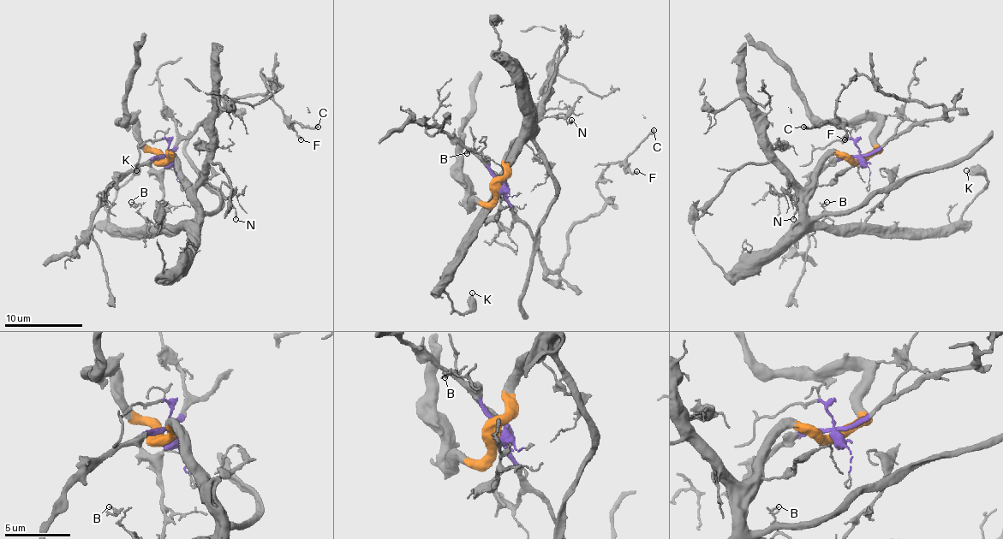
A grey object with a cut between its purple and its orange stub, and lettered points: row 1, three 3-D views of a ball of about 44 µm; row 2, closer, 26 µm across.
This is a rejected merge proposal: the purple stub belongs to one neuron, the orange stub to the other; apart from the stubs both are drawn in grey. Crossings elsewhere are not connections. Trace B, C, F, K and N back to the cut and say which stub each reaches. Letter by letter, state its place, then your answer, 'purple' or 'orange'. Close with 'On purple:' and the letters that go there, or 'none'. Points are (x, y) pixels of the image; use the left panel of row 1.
B: place (131, 202); orange
C: place (318, 127); purple
F: place (301, 139); purple
K: place (136, 170); orange
N: place (235, 219); orange
On purple: C, F

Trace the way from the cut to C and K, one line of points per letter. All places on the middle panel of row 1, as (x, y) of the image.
C: (501, 188), (542, 263), (558, 269), (568, 251), (568, 232), (603, 206), (597, 185), (606, 167), (653, 130)
K: (501, 188), (503, 159), (532, 133), (444, 285), (462, 314), (471, 306), (471, 293)

